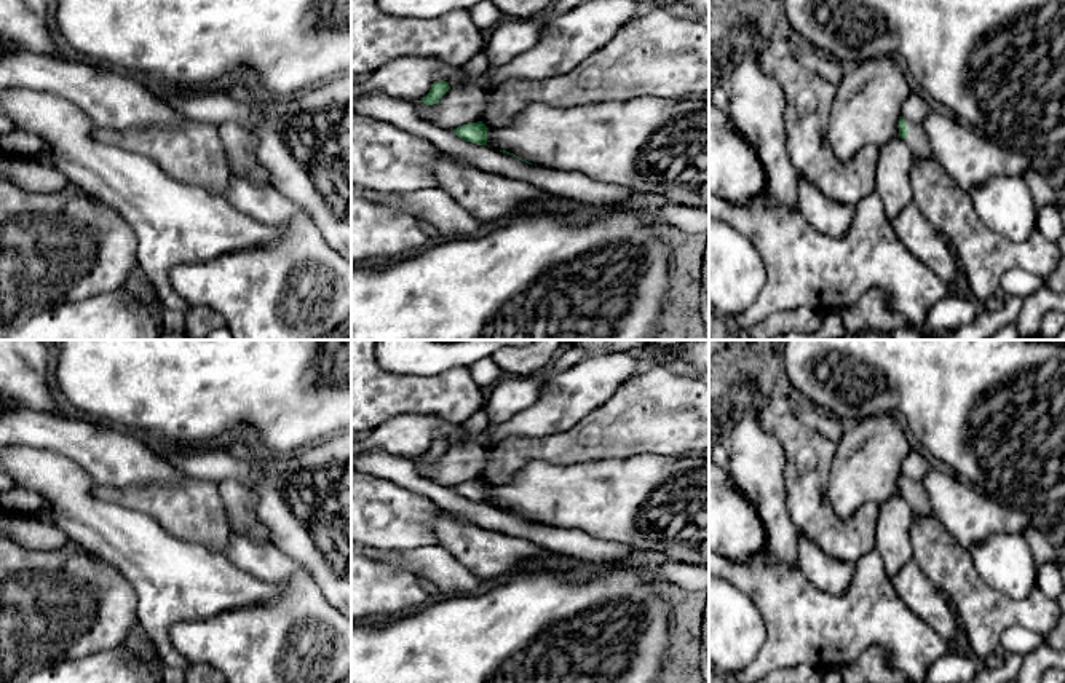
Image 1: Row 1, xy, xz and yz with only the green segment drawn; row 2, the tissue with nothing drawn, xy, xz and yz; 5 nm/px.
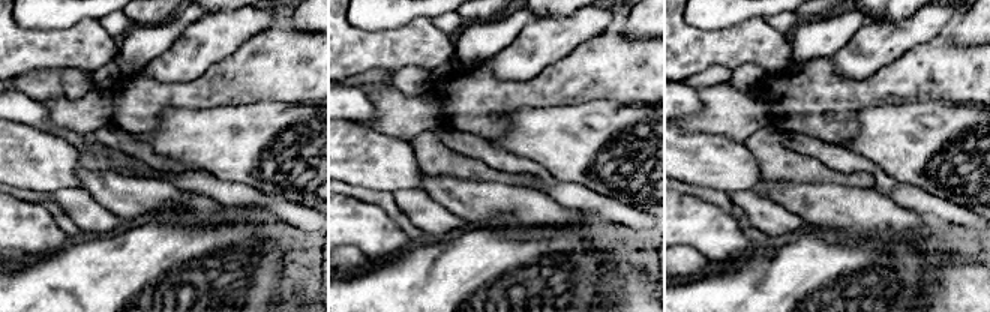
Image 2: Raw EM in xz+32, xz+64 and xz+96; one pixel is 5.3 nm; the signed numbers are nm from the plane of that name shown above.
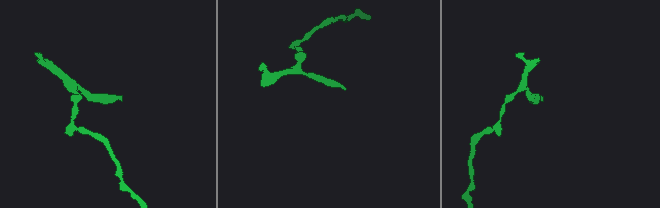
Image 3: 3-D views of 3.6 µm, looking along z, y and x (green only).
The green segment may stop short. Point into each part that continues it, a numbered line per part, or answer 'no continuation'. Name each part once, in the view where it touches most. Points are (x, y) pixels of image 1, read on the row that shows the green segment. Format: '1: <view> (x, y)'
1: yz (917, 141)

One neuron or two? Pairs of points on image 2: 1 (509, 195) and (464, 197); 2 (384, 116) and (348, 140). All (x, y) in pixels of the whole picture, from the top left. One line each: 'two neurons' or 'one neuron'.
1: one neuron
2: two neurons

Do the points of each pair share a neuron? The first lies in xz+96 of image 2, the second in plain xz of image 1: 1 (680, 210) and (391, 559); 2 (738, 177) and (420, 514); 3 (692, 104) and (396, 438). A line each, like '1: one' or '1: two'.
1: two
2: one
3: two

